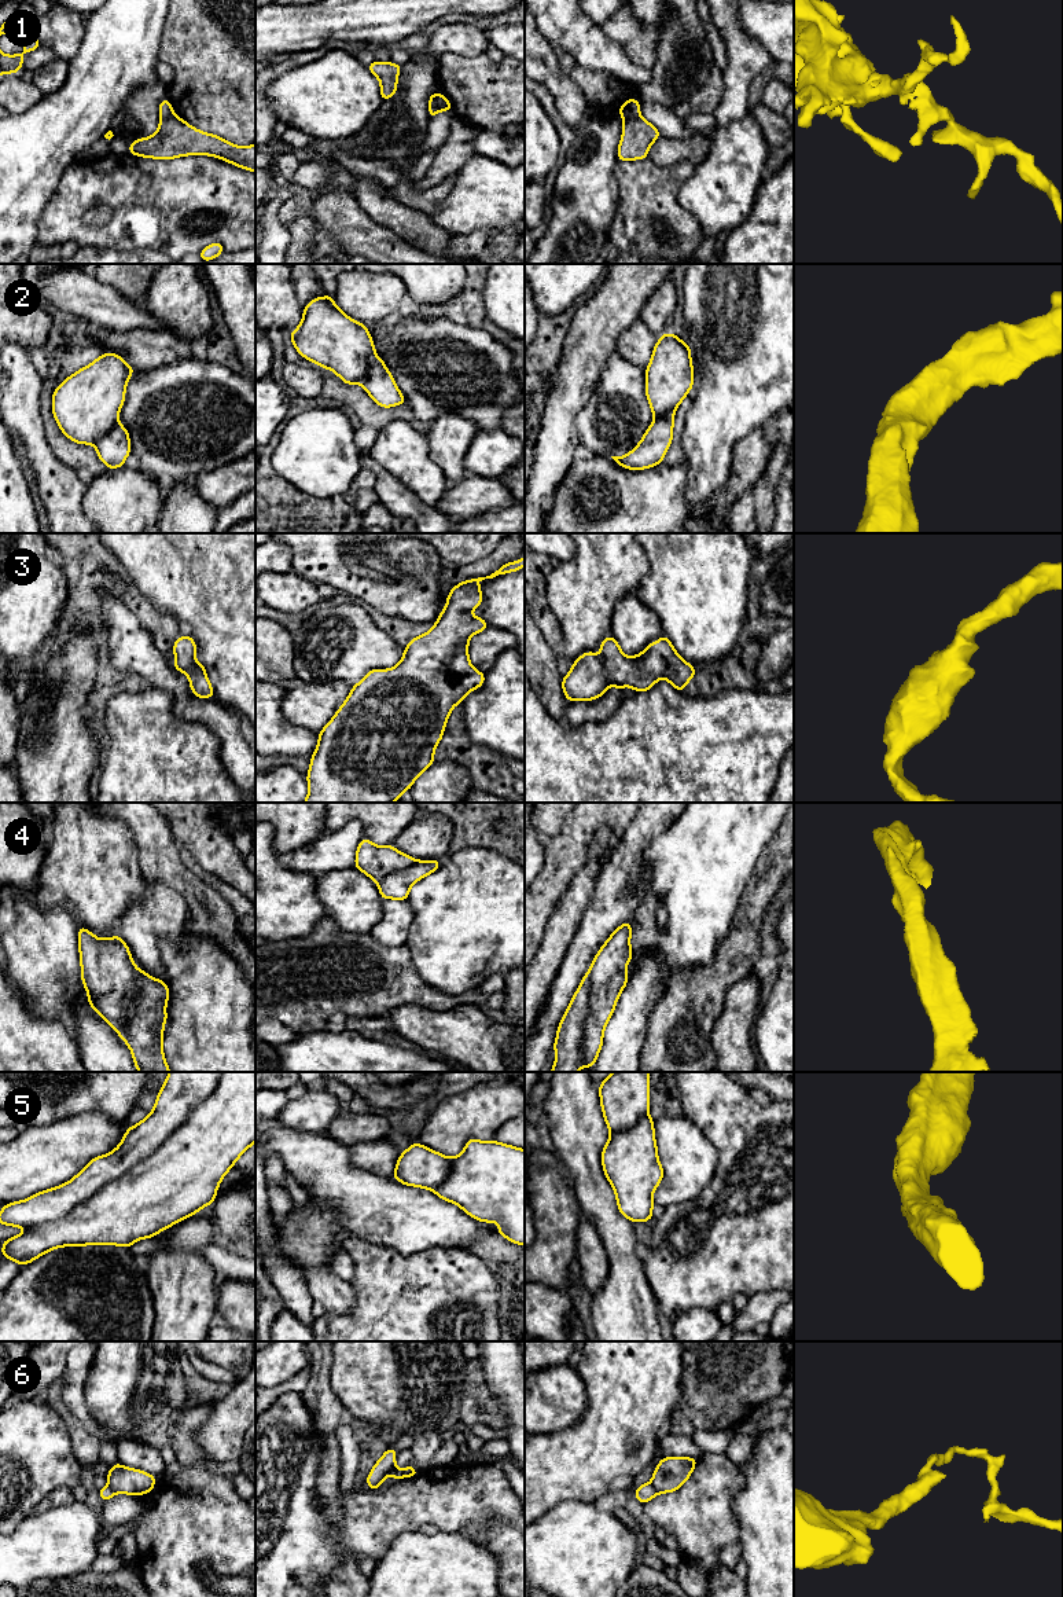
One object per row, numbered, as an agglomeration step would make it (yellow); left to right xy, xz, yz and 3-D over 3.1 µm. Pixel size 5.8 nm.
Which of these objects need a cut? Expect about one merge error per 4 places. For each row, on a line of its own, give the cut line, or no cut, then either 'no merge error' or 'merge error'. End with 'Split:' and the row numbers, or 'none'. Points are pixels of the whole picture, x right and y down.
1: yz (639, 114), (624, 120) | merge error
2: no cut | no merge error
3: no cut | no merge error
4: no cut | no merge error
5: no cut | no merge error
6: yz (650, 1483), (659, 1493) | merge error
Split: 1, 6

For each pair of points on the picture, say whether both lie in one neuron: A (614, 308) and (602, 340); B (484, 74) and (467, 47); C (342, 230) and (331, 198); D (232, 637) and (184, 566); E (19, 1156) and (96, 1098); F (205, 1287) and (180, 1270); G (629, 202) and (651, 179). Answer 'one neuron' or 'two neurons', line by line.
A: one neuron
B: two neurons
C: one neuron
D: one neuron
E: two neurons
F: one neuron
G: one neuron

